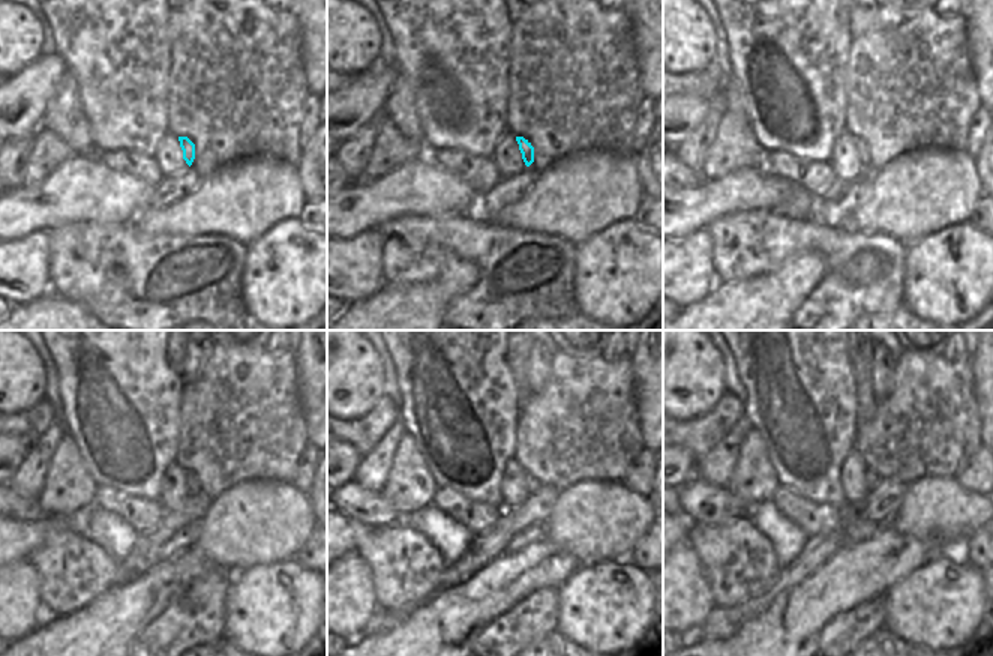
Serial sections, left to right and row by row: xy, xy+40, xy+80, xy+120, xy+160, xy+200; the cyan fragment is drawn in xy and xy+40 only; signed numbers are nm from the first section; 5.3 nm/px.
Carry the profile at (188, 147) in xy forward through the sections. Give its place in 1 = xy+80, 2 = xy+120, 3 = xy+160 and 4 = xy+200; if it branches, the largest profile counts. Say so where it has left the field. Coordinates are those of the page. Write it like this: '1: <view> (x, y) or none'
1: xy+80 (863, 149)
2: xy+120 (192, 484)
3: xy+160 (531, 484)
4: xy+200 (870, 479)

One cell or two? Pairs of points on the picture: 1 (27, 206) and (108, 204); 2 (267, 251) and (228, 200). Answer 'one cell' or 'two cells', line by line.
1: one cell
2: two cells

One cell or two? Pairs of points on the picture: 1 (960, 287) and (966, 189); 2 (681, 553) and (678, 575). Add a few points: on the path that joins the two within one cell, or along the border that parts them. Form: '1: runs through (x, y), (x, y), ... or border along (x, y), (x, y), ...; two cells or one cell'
1: border along (968, 219), (932, 233); two cells
2: runs through (681, 559), (681, 569); one cell

